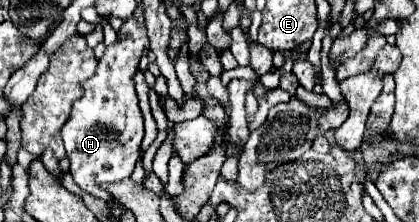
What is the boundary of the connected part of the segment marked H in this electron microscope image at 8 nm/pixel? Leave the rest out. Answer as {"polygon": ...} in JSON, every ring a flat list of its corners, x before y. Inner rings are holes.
{"polygon":[[134,19,124,21,122,29,118,31,118,43,112,47,106,47,106,53,98,61,96,75,84,83,84,95,74,103,72,115,66,121,66,125,62,127,64,147,66,147,66,155,70,159,70,173,76,181,76,185,80,185,86,193,90,193,94,197,102,197,102,199,112,197,106,189,102,189,102,185,110,185,110,183,128,179,134,171,138,157,140,157,140,143,144,137,144,117,138,107,138,97,134,91,132,77,138,69,138,61,140,61,140,55,144,49,148,49,146,29,136,25]]}

